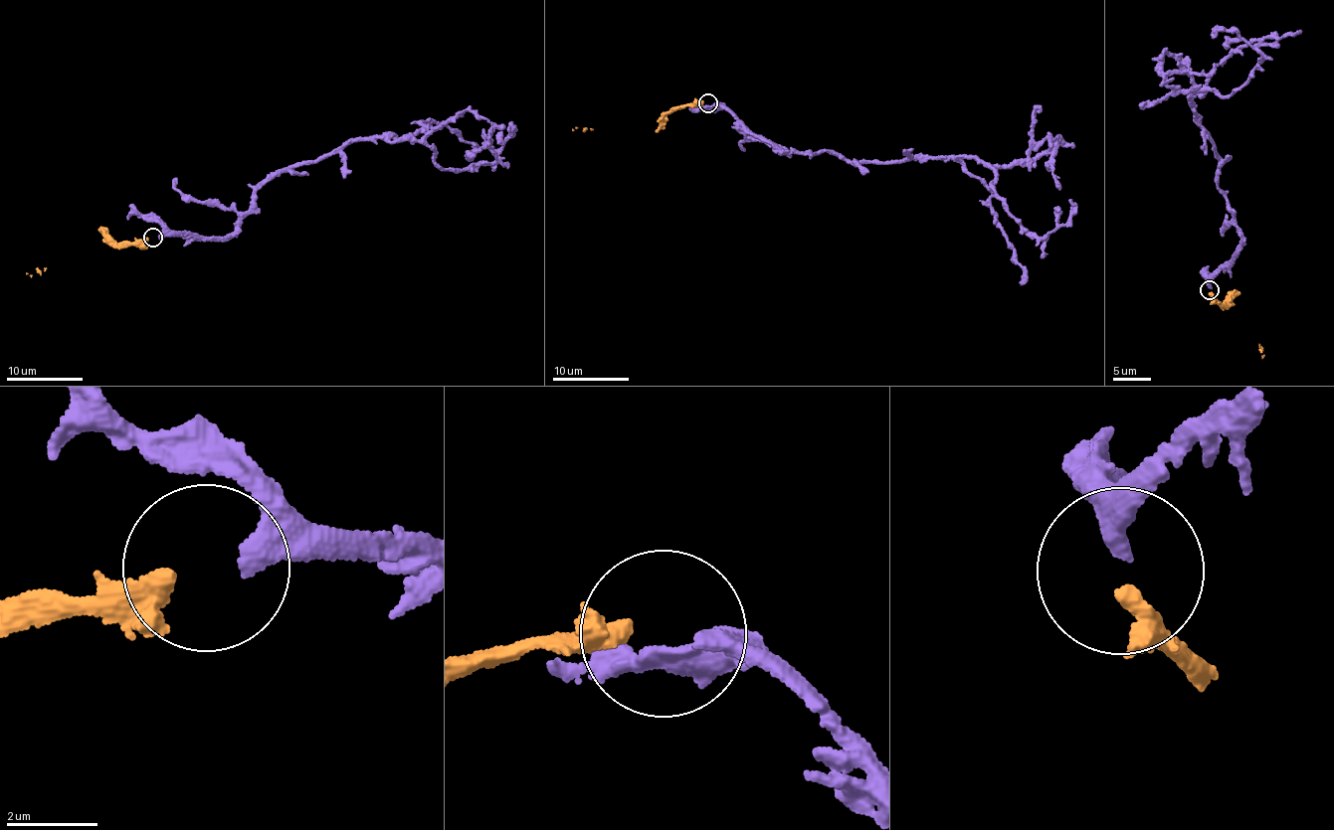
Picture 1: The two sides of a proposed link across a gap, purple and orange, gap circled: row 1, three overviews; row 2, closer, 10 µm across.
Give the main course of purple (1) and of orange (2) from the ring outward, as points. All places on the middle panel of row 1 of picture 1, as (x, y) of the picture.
1: (713, 103), (801, 154), (839, 152), (856, 162), (976, 156), (1005, 165), (1062, 141), (1032, 137), (1042, 104)
2: (702, 104), (670, 108), (655, 130), (572, 129)

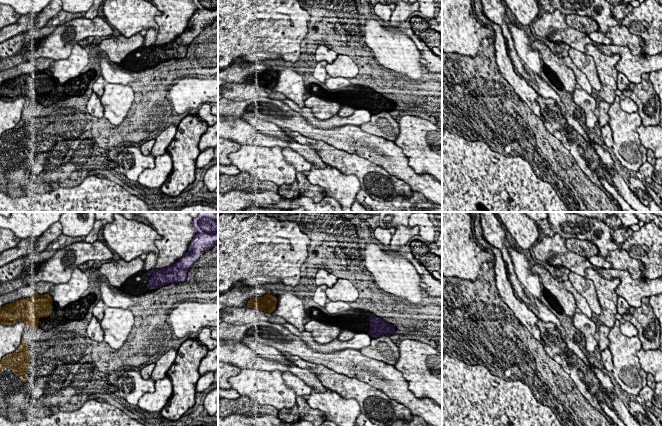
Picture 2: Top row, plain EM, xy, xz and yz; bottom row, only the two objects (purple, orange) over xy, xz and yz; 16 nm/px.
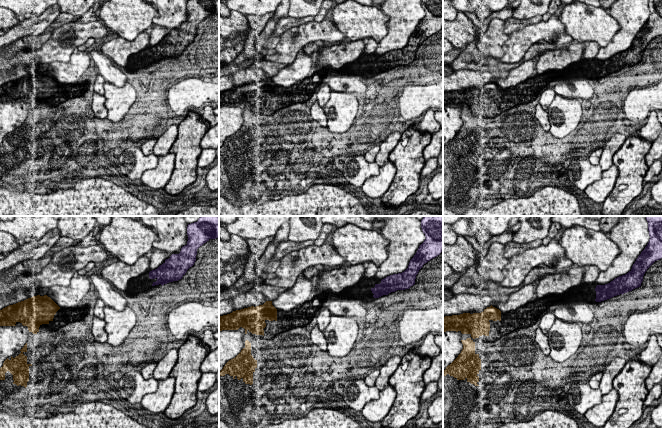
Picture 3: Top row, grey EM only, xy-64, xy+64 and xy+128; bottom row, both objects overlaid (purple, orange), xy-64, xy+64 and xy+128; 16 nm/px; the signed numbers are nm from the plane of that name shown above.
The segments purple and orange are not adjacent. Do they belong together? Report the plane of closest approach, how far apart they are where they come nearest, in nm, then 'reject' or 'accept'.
view xz; gap 1500 nm; accept

